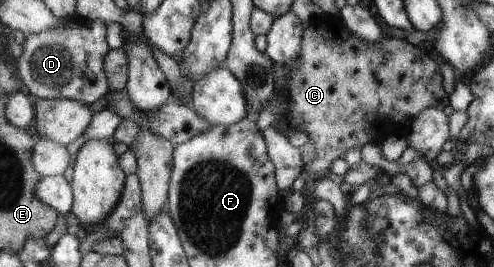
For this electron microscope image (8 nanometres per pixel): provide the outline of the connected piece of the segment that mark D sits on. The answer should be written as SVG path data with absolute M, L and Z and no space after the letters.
M78 16L66 17L67 24L48 31L25 35L23 51L17 60L17 73L30 91L32 98L70 98L86 105L96 103L112 91L105 70L105 55L111 50L107 40L107 22L101 19L89 20Z

